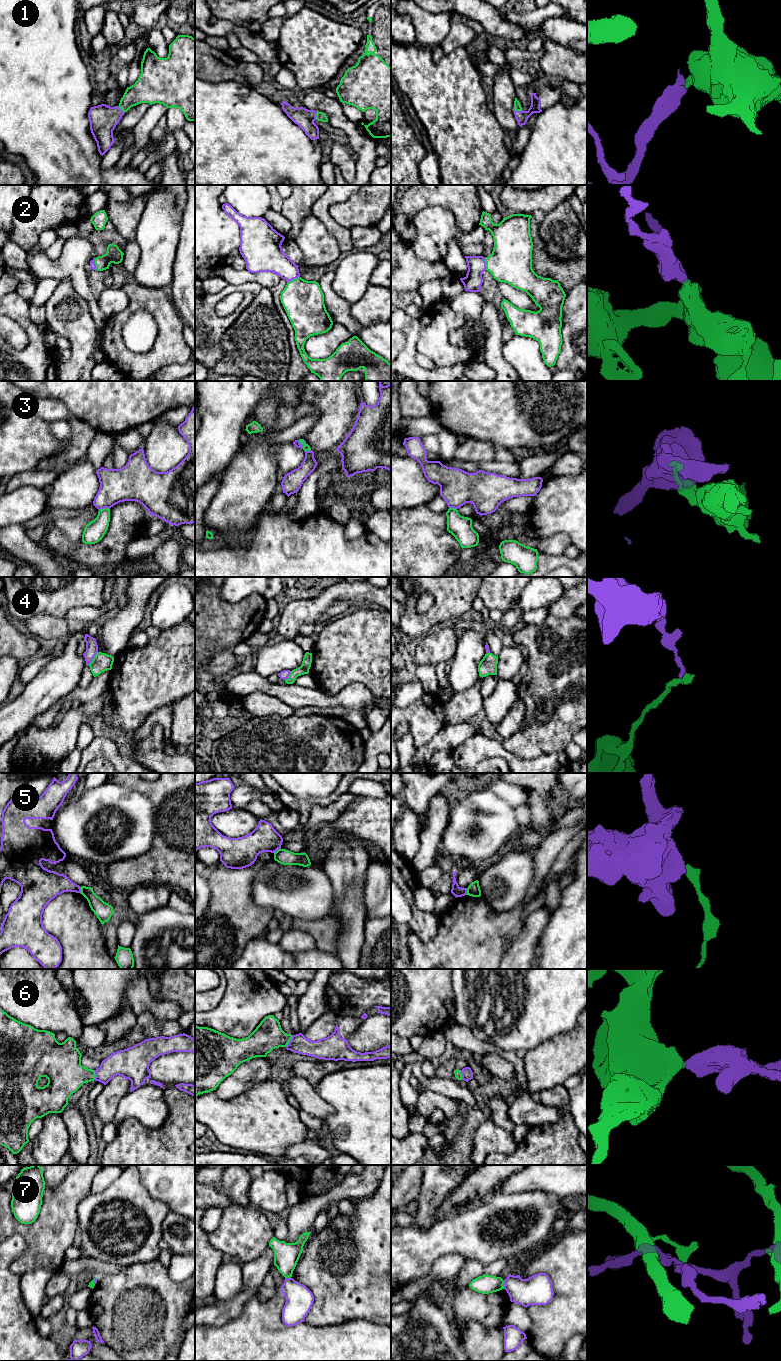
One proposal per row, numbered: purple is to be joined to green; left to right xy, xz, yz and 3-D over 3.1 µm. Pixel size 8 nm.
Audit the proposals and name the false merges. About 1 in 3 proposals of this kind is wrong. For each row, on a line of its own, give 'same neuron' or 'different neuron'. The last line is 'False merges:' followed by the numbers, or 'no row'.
1: same neuron
2: same neuron
3: different neuron
4: different neuron
5: different neuron
6: same neuron
7: different neuron
False merges: 3, 4, 5, 7

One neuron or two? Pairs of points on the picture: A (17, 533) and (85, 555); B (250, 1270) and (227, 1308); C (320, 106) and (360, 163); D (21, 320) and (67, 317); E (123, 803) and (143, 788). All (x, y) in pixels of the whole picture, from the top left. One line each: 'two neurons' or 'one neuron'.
A: two neurons
B: one neuron
C: one neuron
D: two neurons
E: two neurons

